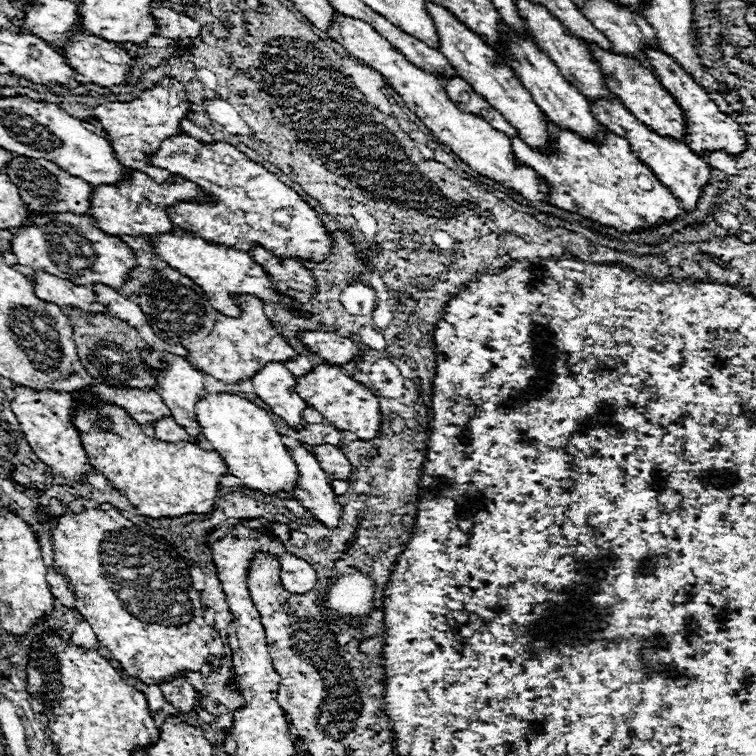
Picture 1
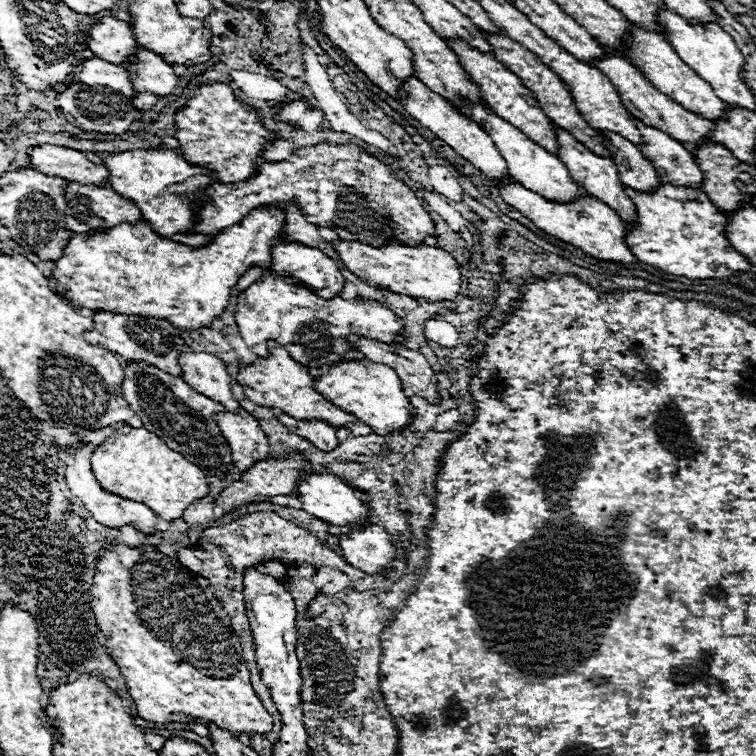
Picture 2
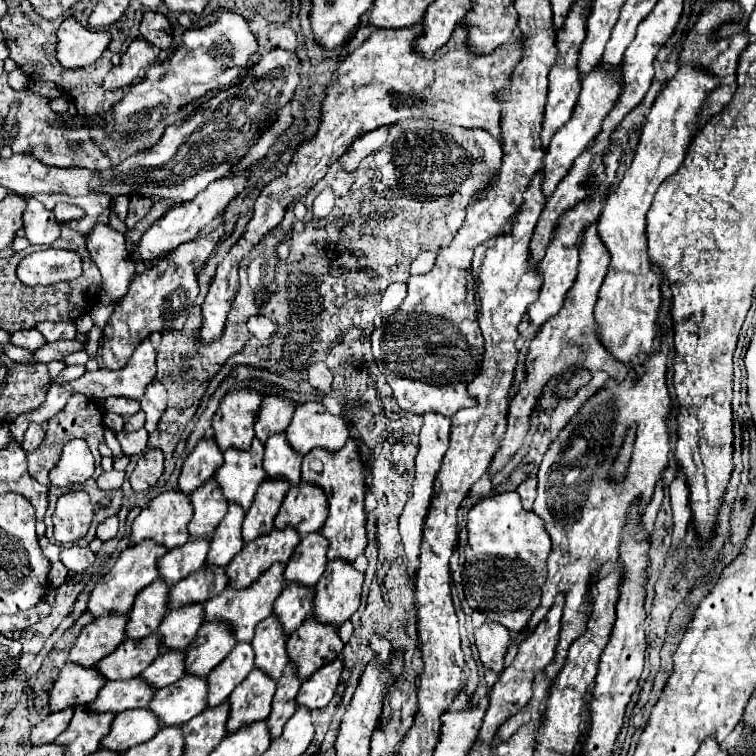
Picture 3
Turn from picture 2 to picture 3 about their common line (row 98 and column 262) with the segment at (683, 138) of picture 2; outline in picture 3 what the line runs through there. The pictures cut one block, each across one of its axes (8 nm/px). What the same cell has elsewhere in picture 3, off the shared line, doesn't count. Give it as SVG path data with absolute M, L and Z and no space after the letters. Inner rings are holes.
M270 616L256 626L256 636L252 640L252 648L256 654L254 662L256 668L264 670L272 680L278 680L282 676L284 666L288 664L288 654L284 644L286 636L276 616Z

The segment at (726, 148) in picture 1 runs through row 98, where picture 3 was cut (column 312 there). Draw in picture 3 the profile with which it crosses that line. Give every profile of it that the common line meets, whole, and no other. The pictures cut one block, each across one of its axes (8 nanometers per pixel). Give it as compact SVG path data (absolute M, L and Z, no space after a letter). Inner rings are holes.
M336 658L334 662L326 664L324 668L320 668L318 672L314 672L312 678L302 682L302 688L298 692L296 704L298 706L306 706L310 710L314 708L326 708L328 702L332 700L340 674L344 670L344 664L340 658Z

